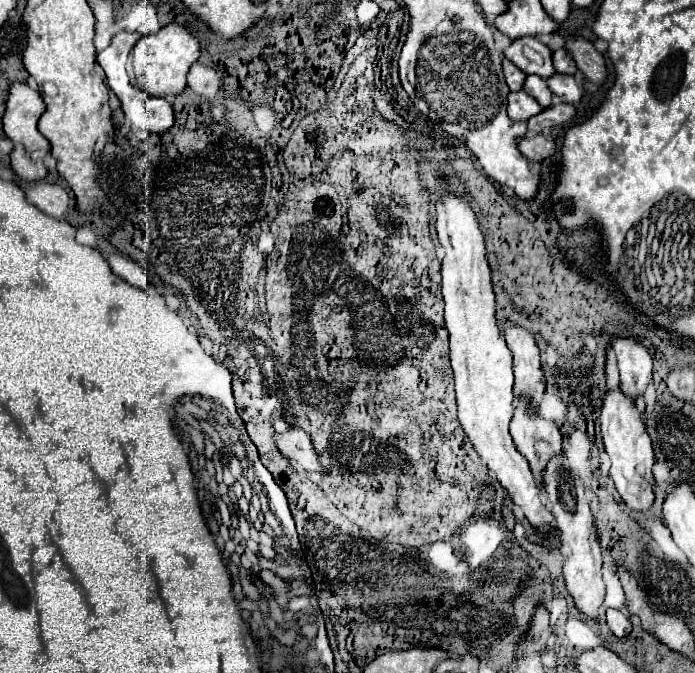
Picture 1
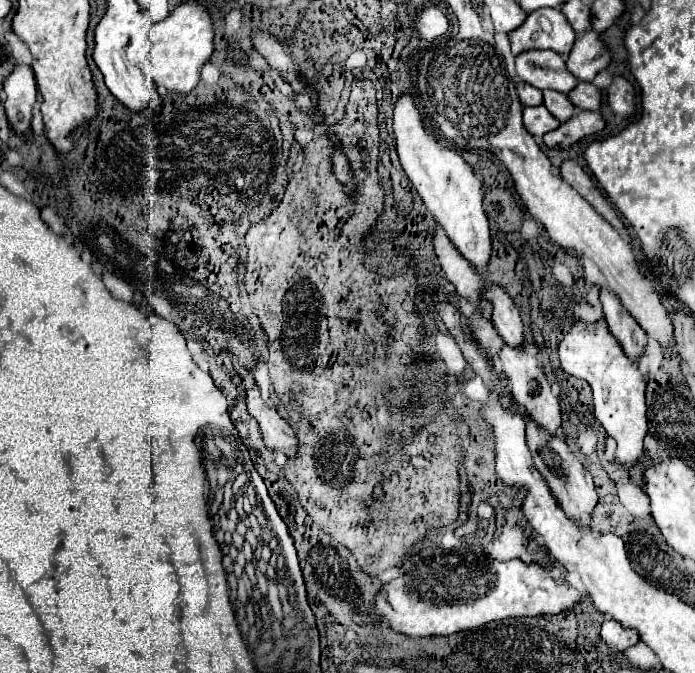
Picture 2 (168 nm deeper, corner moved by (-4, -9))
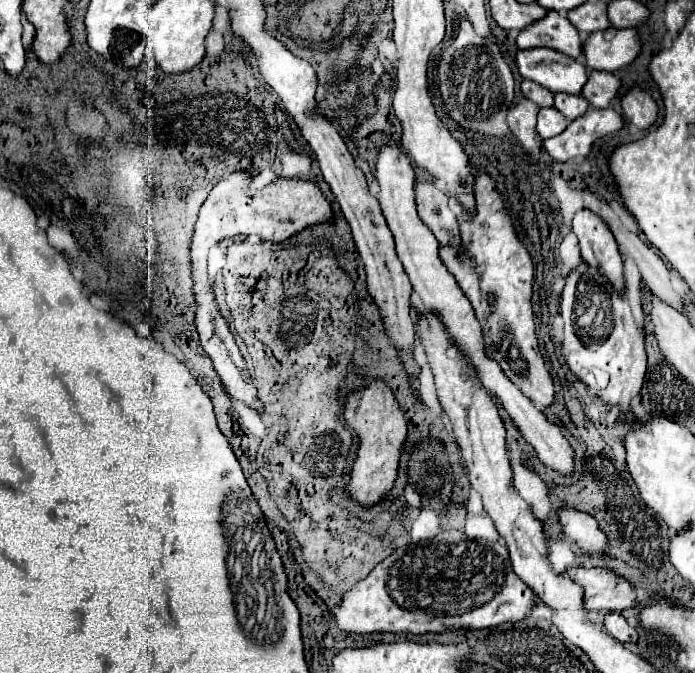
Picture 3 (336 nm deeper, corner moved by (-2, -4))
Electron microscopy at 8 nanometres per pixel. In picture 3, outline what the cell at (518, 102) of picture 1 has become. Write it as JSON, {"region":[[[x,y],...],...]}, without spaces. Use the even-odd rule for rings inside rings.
{"region":[[[540,108],[536,130],[544,140],[550,136],[562,134],[562,130],[566,130],[566,126],[568,126],[568,120],[556,108]]]}

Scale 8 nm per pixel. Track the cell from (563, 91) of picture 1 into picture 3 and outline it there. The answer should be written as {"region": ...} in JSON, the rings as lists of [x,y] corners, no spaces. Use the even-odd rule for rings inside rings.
{"region":[[[590,72],[590,78],[586,86],[582,88],[582,96],[594,106],[594,108],[608,108],[612,100],[618,96],[618,90],[622,86],[622,80],[610,72]]]}

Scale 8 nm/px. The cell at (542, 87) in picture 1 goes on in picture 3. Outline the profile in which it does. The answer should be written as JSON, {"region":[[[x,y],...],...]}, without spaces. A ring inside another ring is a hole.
{"region":[[[556,94],[554,96],[554,108],[558,108],[568,120],[574,120],[582,114],[586,114],[586,110],[590,108],[590,104],[586,102],[584,96],[574,96],[574,94]]]}

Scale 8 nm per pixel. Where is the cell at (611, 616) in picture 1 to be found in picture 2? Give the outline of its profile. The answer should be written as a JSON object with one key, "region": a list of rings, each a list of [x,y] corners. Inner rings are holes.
{"region":[[[604,621],[602,623],[602,641],[616,651],[626,651],[628,647],[638,643],[638,633],[634,629],[622,629],[618,621]]]}

